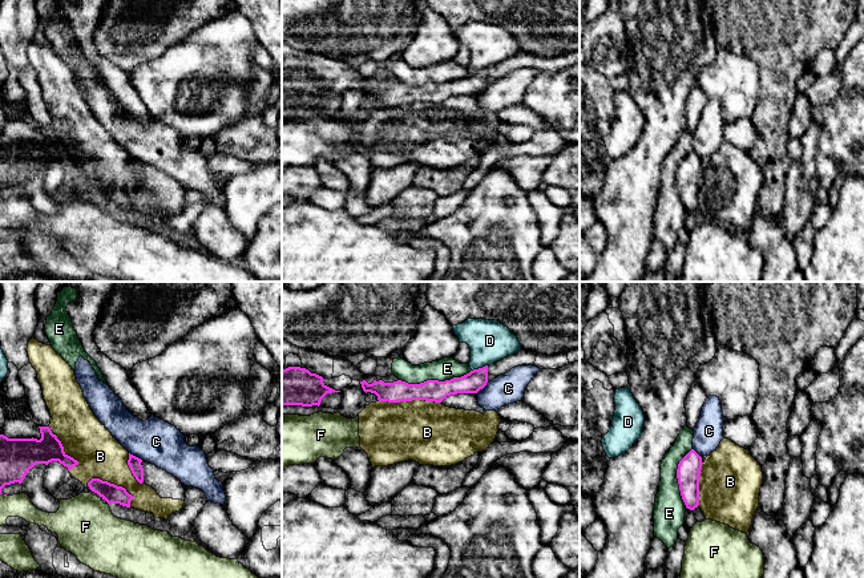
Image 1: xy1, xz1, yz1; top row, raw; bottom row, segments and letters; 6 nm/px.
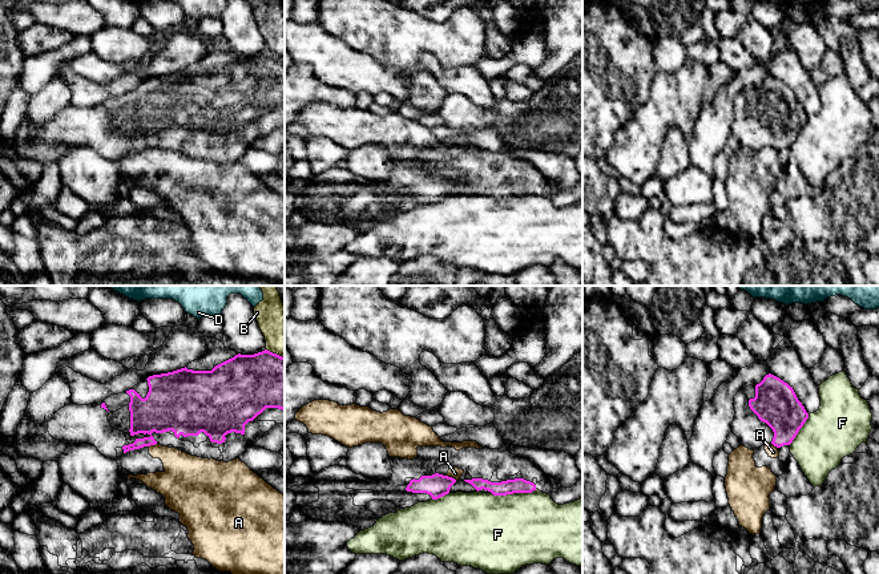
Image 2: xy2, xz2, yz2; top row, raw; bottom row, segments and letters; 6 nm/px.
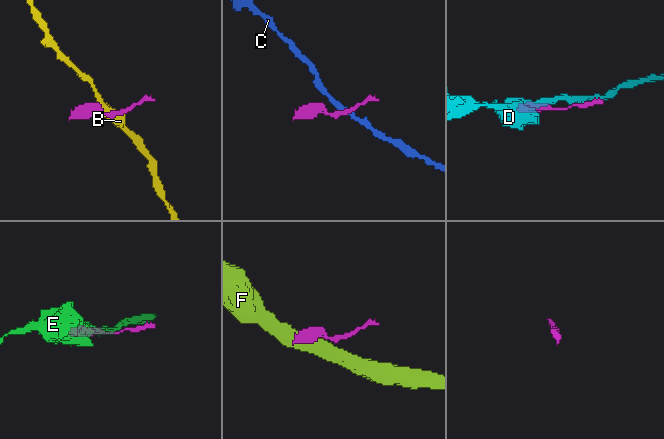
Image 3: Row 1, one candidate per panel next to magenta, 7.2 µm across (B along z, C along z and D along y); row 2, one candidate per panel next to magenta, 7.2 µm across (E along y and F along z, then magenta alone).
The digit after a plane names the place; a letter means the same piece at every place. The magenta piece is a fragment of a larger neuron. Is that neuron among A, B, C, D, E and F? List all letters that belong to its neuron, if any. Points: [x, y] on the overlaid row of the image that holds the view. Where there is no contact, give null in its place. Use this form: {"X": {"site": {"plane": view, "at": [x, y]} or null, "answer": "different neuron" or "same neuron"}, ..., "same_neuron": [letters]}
{"A": {"site": {"plane": "xz2", "at": [451, 477]}, "answer": "different neuron"}, "B": {"site": {"plane": "xy1", "at": [113, 484]}, "answer": "different neuron"}, "C": {"site": {"plane": "xy1", "at": [134, 456]}, "answer": "different neuron"}, "D": {"site": {"plane": "xz1", "at": [479, 368]}, "answer": "different neuron"}, "E": {"site": {"plane": "xz1", "at": [435, 380]}, "answer": "different neuron"}, "F": {"site": {"plane": "xz2", "at": [513, 492]}, "answer": "different neuron"}, "same_neuron": []}

